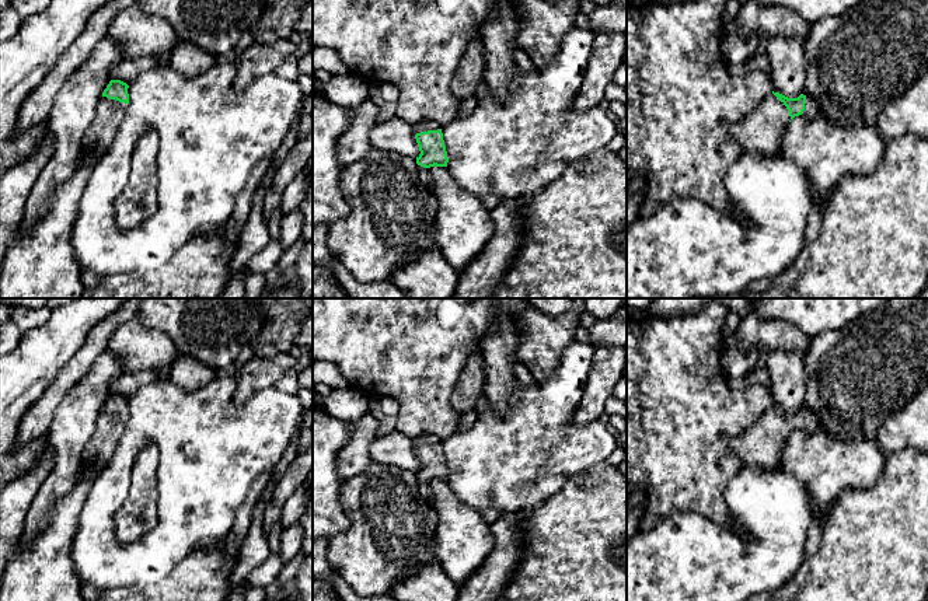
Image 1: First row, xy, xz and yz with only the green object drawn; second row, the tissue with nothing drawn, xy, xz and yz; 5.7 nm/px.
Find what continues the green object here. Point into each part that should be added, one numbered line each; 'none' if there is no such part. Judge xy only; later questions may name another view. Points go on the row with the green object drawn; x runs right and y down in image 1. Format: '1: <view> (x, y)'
1: xy (110, 112)

